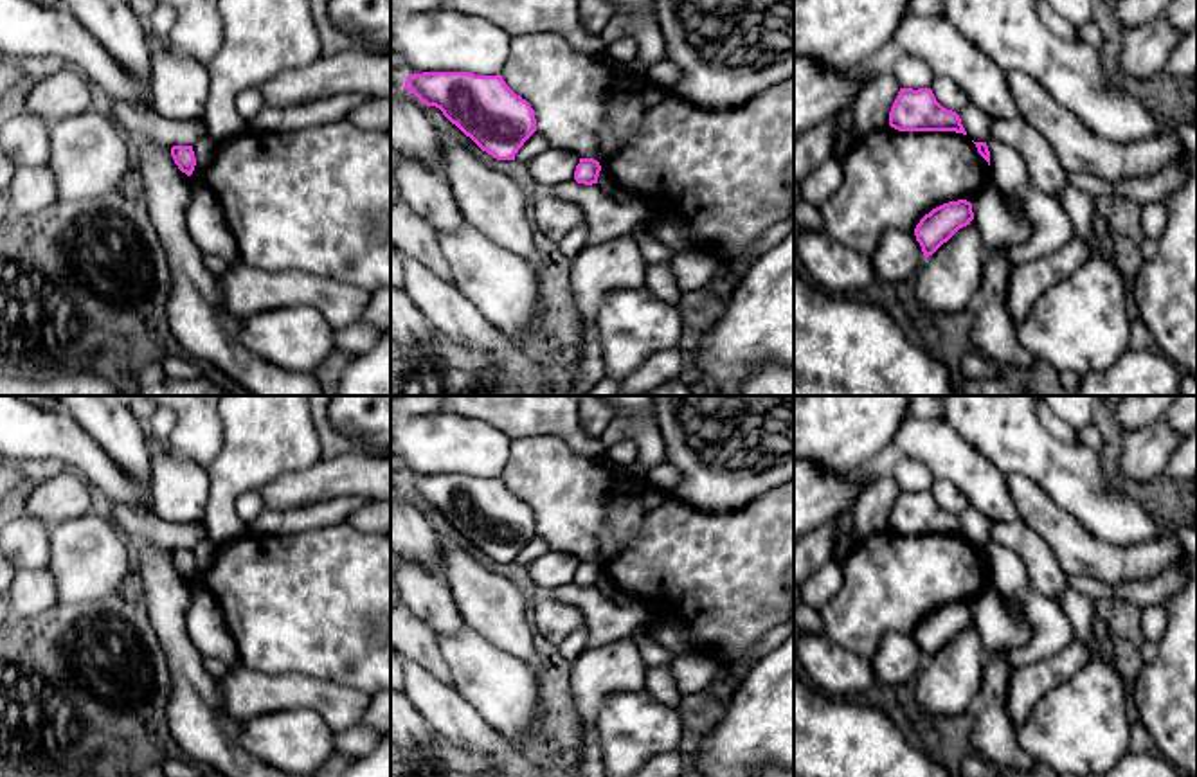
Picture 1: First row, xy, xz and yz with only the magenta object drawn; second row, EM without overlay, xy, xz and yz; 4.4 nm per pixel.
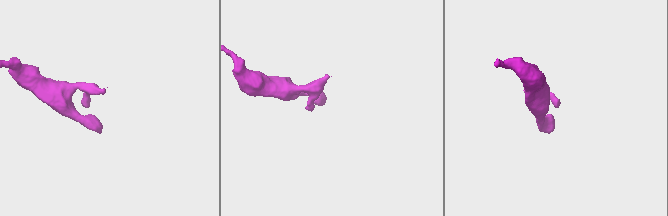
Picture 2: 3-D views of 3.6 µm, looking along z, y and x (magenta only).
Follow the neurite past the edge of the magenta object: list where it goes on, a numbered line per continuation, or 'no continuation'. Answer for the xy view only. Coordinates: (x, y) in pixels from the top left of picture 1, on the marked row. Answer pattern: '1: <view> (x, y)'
no continuation

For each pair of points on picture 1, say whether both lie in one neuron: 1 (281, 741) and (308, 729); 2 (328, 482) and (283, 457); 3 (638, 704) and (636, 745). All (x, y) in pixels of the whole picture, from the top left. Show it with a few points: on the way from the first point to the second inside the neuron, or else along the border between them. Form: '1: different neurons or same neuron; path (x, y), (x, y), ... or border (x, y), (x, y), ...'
1: same neuron; path (288, 740), (301, 736)
2: different neurons; border (321, 459), (308, 468), (278, 475), (265, 484)
3: same neuron; path (638, 714), (636, 734)

